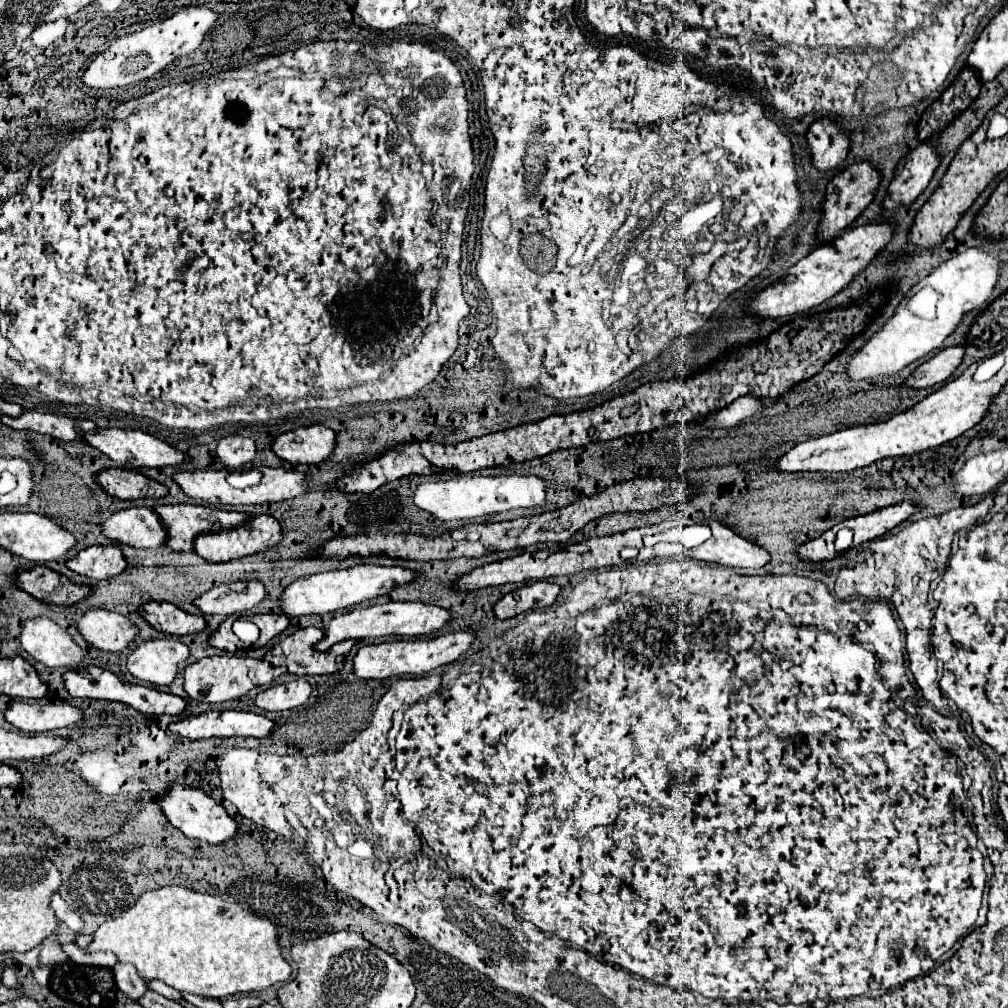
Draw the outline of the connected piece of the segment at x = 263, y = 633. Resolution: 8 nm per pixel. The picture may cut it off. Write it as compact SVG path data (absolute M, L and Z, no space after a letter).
M252 615L252 617L244 617L246 621L256 623L256 627L260 629L260 637L256 643L252 643L250 647L264 647L270 639L274 639L278 633L282 633L288 627L288 617L286 615Z

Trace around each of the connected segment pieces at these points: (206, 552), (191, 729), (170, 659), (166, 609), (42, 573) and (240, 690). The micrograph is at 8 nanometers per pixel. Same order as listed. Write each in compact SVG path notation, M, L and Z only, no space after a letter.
M254 515L250 523L242 523L234 531L210 531L194 539L194 553L206 561L222 563L246 555L254 555L282 539L280 523L270 515Z
M206 711L182 721L170 723L170 731L188 739L206 739L206 737L268 737L274 729L274 721L264 715L246 713L246 711Z
M178 639L142 641L126 659L128 671L142 681L154 685L170 685L178 665L188 657L188 647Z
M158 601L144 603L140 617L146 623L150 623L156 631L166 635L178 635L178 637L202 631L206 627L200 615L188 615L170 603L158 603Z
M42 565L32 569L18 569L16 573L18 589L26 591L34 599L40 599L42 603L72 605L90 593L88 585L74 585L64 575L58 575Z
M206 657L184 667L184 691L188 697L202 703L224 703L246 695L254 687L268 687L274 679L286 673L286 667L272 667L262 659L250 657Z

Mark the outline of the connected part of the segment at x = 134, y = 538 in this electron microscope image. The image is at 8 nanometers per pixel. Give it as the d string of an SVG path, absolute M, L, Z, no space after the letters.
M128 507L112 513L102 525L104 537L138 549L166 545L166 529L150 507Z

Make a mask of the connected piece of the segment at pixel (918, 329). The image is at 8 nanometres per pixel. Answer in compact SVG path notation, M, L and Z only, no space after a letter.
M980 247L966 249L964 253L958 253L950 261L942 263L934 273L918 283L912 297L904 299L894 317L890 317L886 325L852 357L848 365L848 381L894 375L912 361L940 349L944 339L958 329L966 313L986 305L992 299L998 279L1000 257Z

